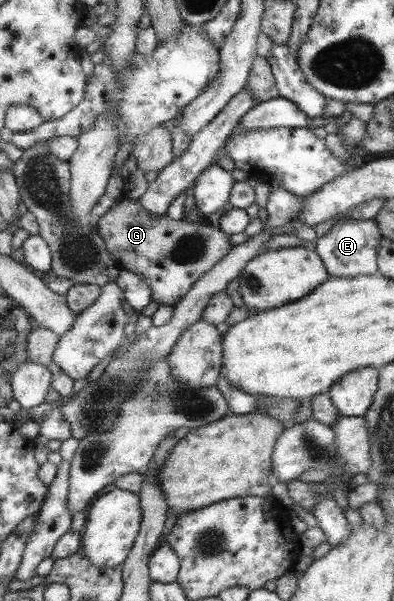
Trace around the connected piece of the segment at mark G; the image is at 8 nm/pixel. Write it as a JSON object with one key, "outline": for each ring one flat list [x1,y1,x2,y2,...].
{"outline":[[118,199,111,208,103,215,97,228,99,234,103,236,111,256,117,260,122,268,139,273,147,284,151,287,153,300,160,305,176,306,185,298,185,295,192,291,195,283,203,278,213,267,216,267,221,259,225,258,233,248,233,243,229,241,227,235,219,227,209,224,200,224,197,222,179,219,171,219,167,213,161,214,161,217,153,217,153,214,143,211,138,199]]}

